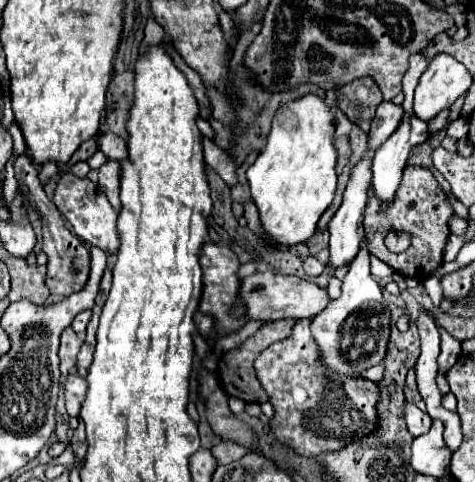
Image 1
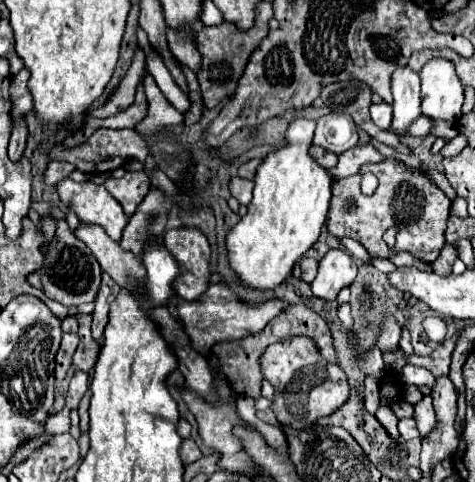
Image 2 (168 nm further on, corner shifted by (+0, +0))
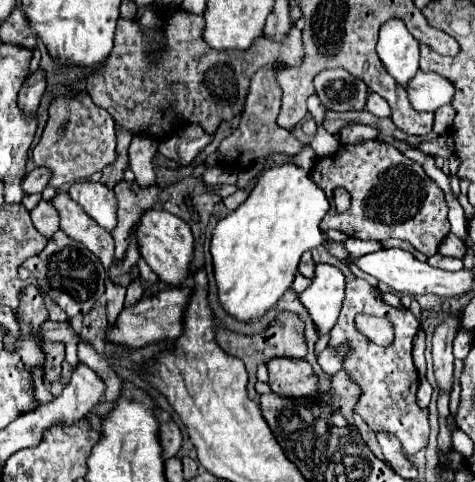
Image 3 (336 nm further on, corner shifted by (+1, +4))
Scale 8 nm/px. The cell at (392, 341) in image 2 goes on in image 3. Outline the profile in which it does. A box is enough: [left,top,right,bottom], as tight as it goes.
[331,278,429,456]

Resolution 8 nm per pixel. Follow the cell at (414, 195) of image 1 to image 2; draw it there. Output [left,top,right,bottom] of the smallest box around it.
[326,158,450,264]

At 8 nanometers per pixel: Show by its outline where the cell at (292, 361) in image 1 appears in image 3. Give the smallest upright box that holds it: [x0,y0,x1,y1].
[267,358,319,396]

